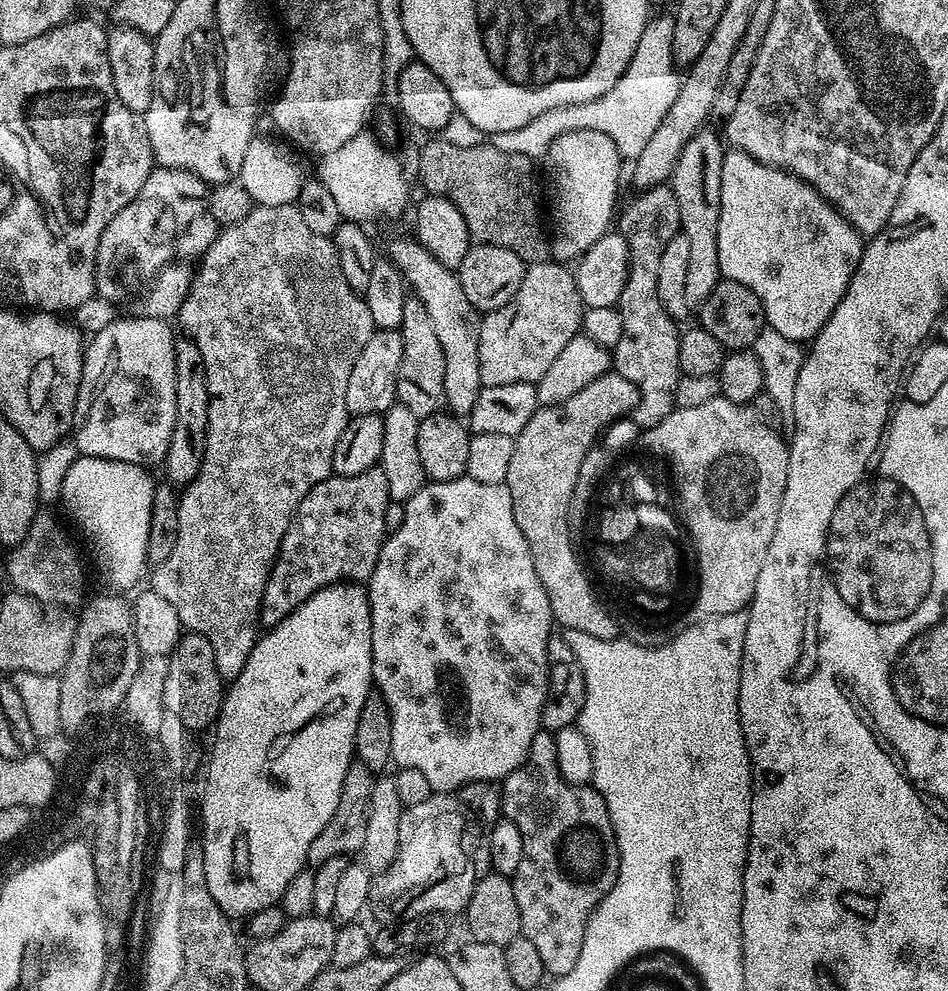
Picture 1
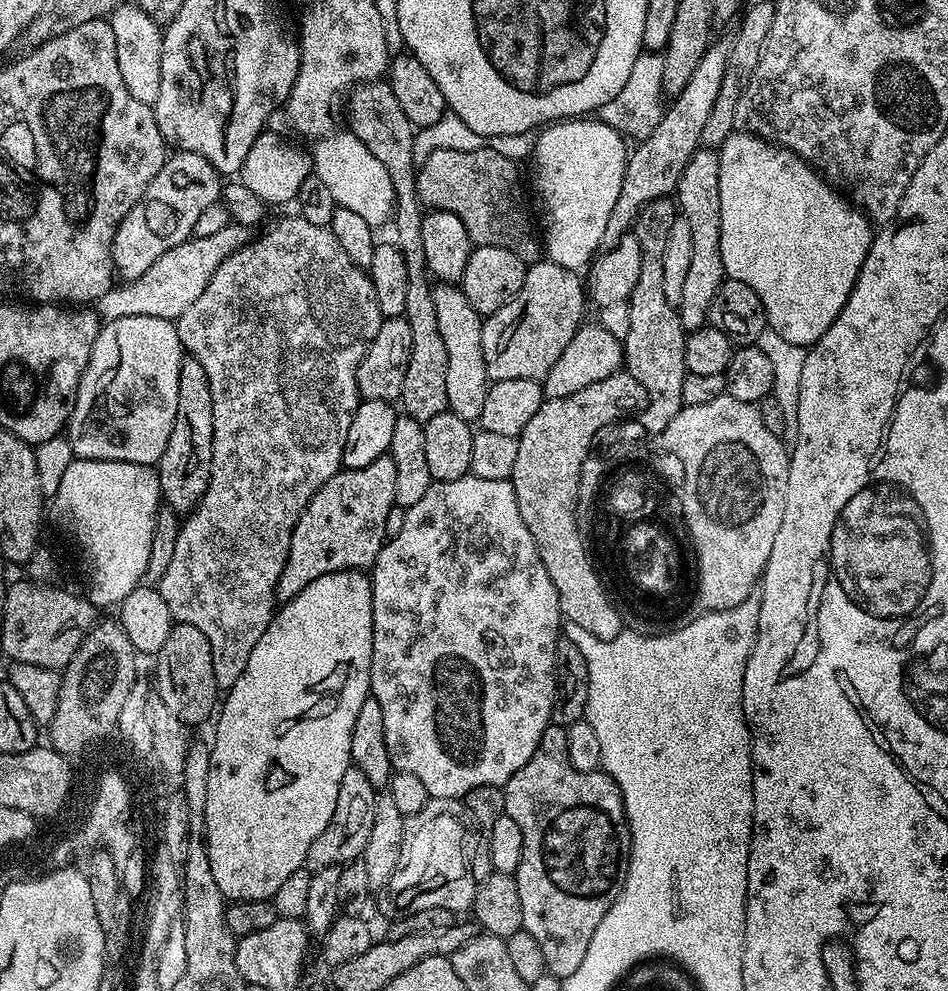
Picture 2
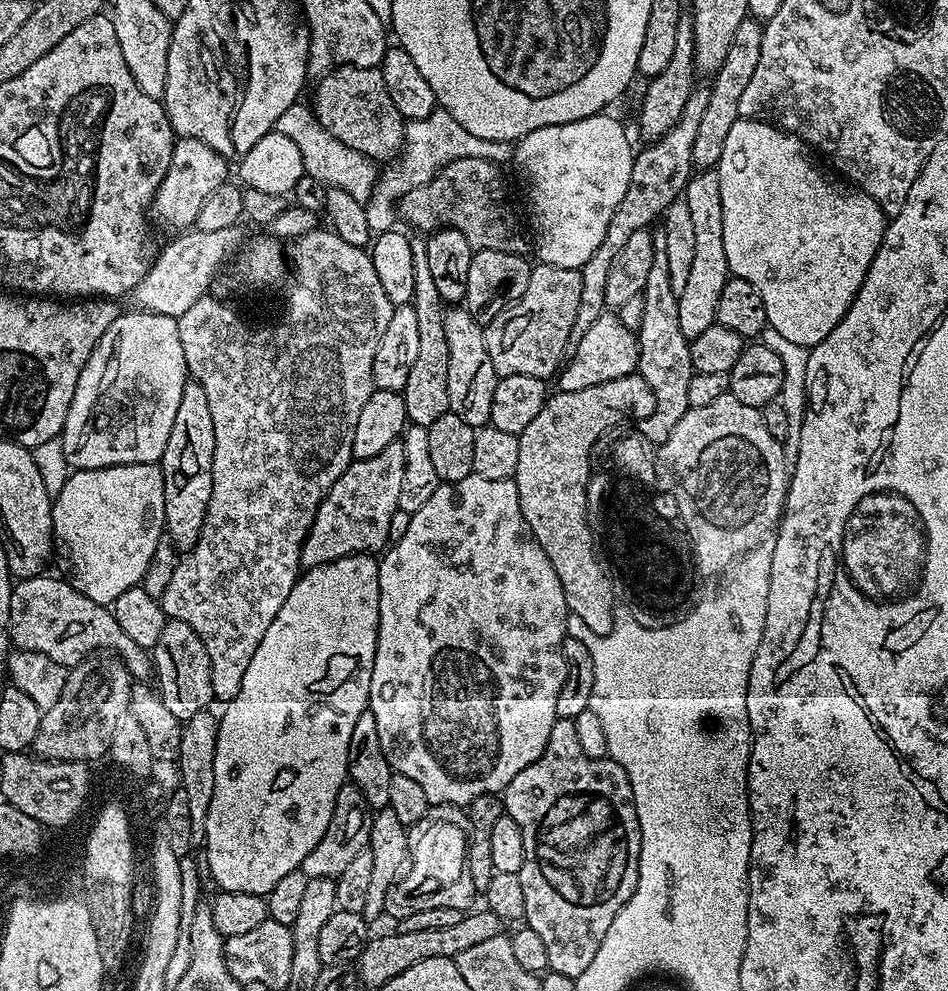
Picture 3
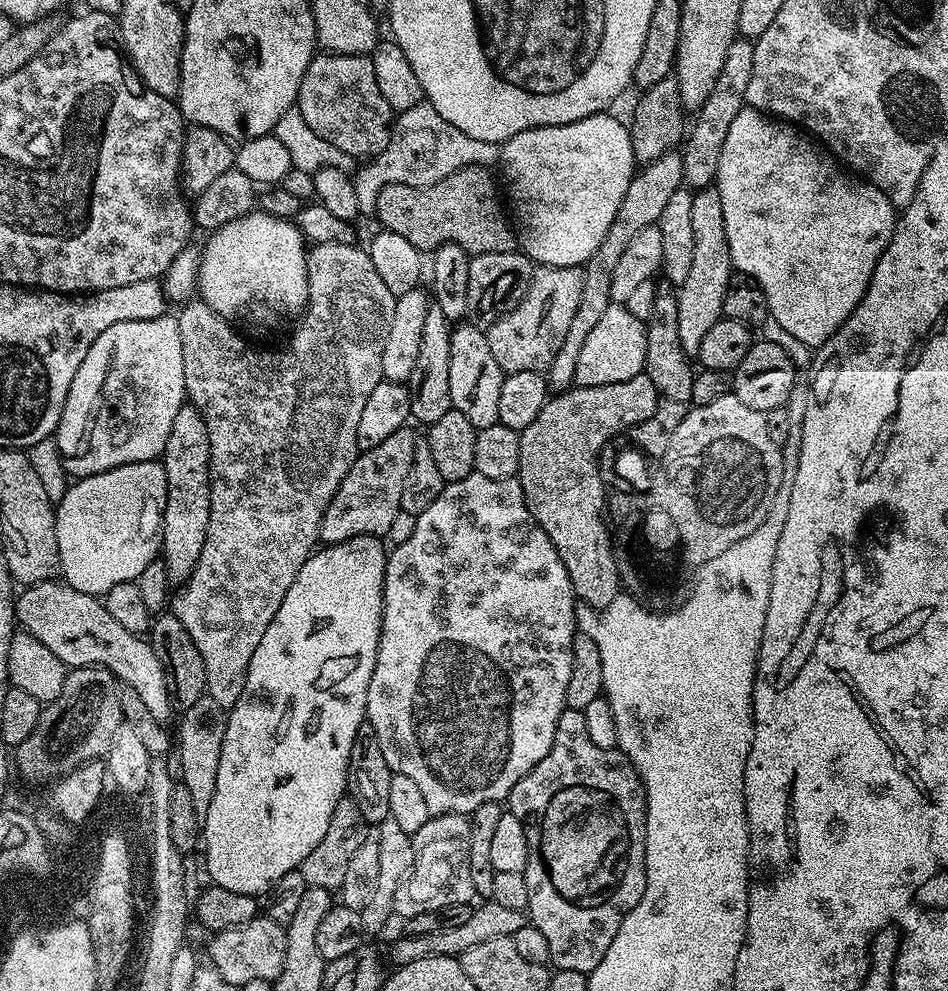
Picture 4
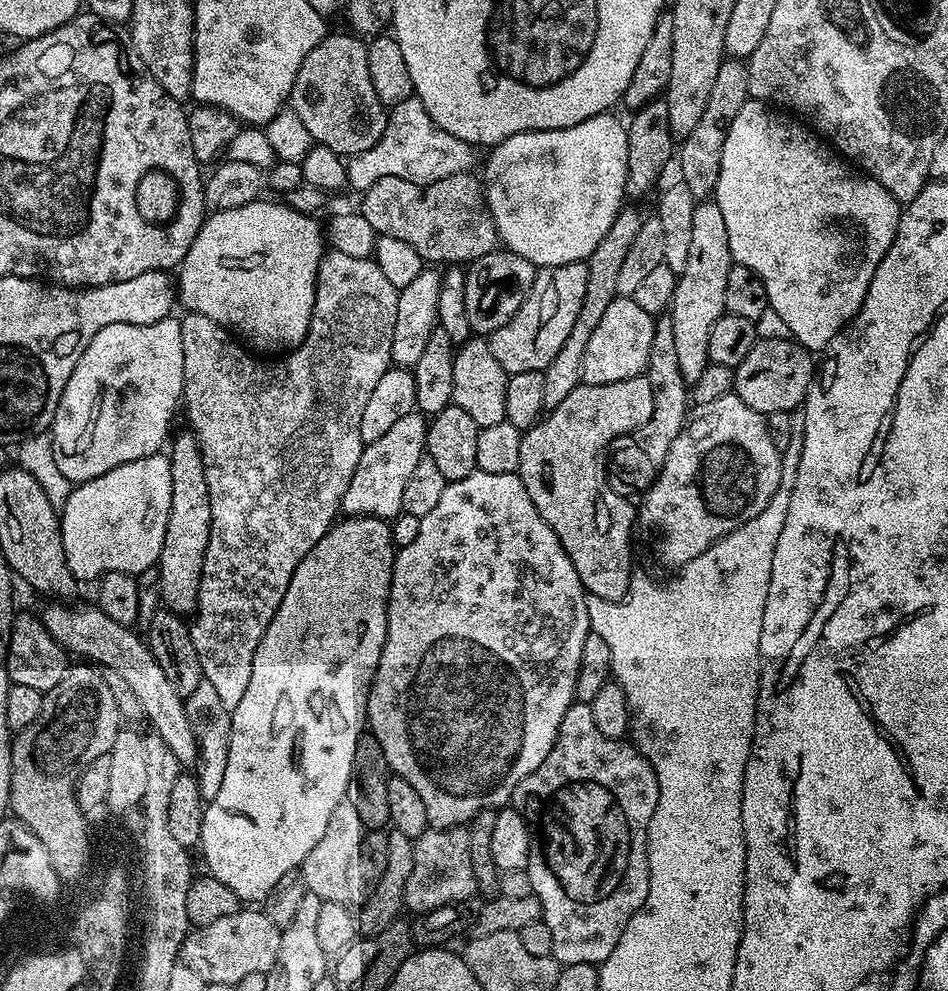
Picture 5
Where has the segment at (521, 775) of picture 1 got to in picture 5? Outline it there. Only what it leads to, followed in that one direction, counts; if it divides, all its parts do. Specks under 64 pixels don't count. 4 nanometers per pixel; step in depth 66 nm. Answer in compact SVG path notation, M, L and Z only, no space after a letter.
M579 702L572 703L566 710L566 714L562 718L562 726L558 726L554 746L550 750L550 754L546 754L542 766L538 766L538 770L534 770L534 774L526 774L526 778L522 778L522 782L518 782L510 804L511 807L522 813L525 822L532 830L532 849L526 871L530 878L532 895L542 906L543 922L546 926L550 926L550 939L554 942L551 957L557 964L561 966L565 964L595 964L597 966L603 964L606 958L610 958L610 954L614 954L614 946L618 946L618 938L622 938L632 915L646 902L646 894L650 890L648 827L650 826L650 818L654 818L654 810L658 806L659 793L658 778L654 774L650 762L636 749L636 745L627 739L606 738L606 734L602 734L598 730L598 726L594 724L592 705Z

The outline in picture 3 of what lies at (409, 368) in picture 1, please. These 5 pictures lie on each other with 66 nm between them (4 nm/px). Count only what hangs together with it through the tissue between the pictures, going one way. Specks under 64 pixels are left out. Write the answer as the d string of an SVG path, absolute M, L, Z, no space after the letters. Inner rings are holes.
M340 65L319 77L316 84L310 111L333 141L350 146L350 150L358 150L358 154L377 162L392 162L399 157L404 147L406 121L394 107L379 68ZM416 234L411 237L410 251L414 254L414 292L411 306L418 317L418 355L410 369L410 378L406 378L402 395L409 421L428 429L434 422L438 422L438 418L442 418L442 414L448 412L450 406L450 394L446 394L446 378L450 374L450 349L446 347L444 325L446 305L434 286L423 235Z

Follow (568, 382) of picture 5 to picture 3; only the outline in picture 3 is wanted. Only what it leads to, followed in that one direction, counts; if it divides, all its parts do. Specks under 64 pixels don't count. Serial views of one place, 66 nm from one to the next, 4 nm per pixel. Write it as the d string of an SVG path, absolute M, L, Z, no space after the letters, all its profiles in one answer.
M693 87L690 98L686 98L686 106L682 106L682 116L662 138L645 143L644 149L637 151L632 157L630 170L630 186L626 186L626 194L622 194L622 202L610 217L610 226L606 226L606 235L590 258L579 269L582 274L582 299L578 301L578 314L574 318L574 326L570 330L570 338L566 342L566 353L571 354L582 342L586 330L598 322L598 318L606 311L606 274L610 274L610 265L614 257L622 251L622 245L638 230L651 229L652 223L659 221L664 211L673 202L681 199L688 180L694 174L694 165L691 158L691 146L697 136L698 125L701 124L702 114L706 111L706 104L710 99L708 88Z

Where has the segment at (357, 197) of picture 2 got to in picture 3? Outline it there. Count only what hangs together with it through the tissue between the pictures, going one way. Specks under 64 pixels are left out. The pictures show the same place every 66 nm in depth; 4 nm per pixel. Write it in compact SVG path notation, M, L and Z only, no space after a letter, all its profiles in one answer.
M297 102L294 106L290 106L290 110L284 111L282 118L278 118L275 131L286 134L286 138L290 138L294 146L298 146L298 151L302 154L302 166L310 178L318 178L318 182L322 182L328 188L346 190L346 194L350 194L350 198L355 200L368 202L368 199L370 201L373 199L378 179L377 161L358 154L358 150L350 150L350 146L341 143L335 145L336 152L328 152L328 144L330 145L328 133L321 129L314 113L306 110L305 105L303 108L303 103Z

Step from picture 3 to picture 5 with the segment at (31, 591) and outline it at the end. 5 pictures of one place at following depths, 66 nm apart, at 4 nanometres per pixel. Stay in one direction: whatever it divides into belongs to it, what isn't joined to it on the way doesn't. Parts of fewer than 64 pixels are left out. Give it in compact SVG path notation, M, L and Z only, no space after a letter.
M48 602L44 612L39 613L40 621L44 623L46 630L50 630L53 638L73 657L85 656L88 659L85 661L110 667L119 677L123 677L138 698L143 719L152 727L149 729L158 738L162 738L162 742L166 742L166 747L172 751L174 758L178 758L181 766L195 765L198 746L190 730L190 718L186 718L184 697L178 694L178 690L174 690L174 686L170 686L170 678L162 674L162 666L158 666L141 633L127 624L114 622L114 618L101 612L99 607L76 608L73 612L68 607L64 602Z

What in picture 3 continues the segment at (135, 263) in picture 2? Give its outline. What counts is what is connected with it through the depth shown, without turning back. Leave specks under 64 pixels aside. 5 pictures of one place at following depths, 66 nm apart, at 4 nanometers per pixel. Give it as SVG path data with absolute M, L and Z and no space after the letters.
M179 137L172 151L166 178L156 191L155 215L157 212L161 222L176 228L174 230L191 229L198 218L199 210L206 203L206 198L223 184L229 183L228 164L229 161L222 154L210 150L210 146L194 138Z

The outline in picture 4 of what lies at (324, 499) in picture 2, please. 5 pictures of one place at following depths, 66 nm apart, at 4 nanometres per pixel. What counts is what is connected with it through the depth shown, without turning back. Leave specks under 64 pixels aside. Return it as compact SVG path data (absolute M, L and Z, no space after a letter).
M405 426L394 430L390 438L357 455L330 506L326 506L326 514L320 523L320 540L325 545L346 542L355 536L387 537L394 514L401 511L402 485L406 482L406 474L410 474L418 443L418 437L410 429Z

